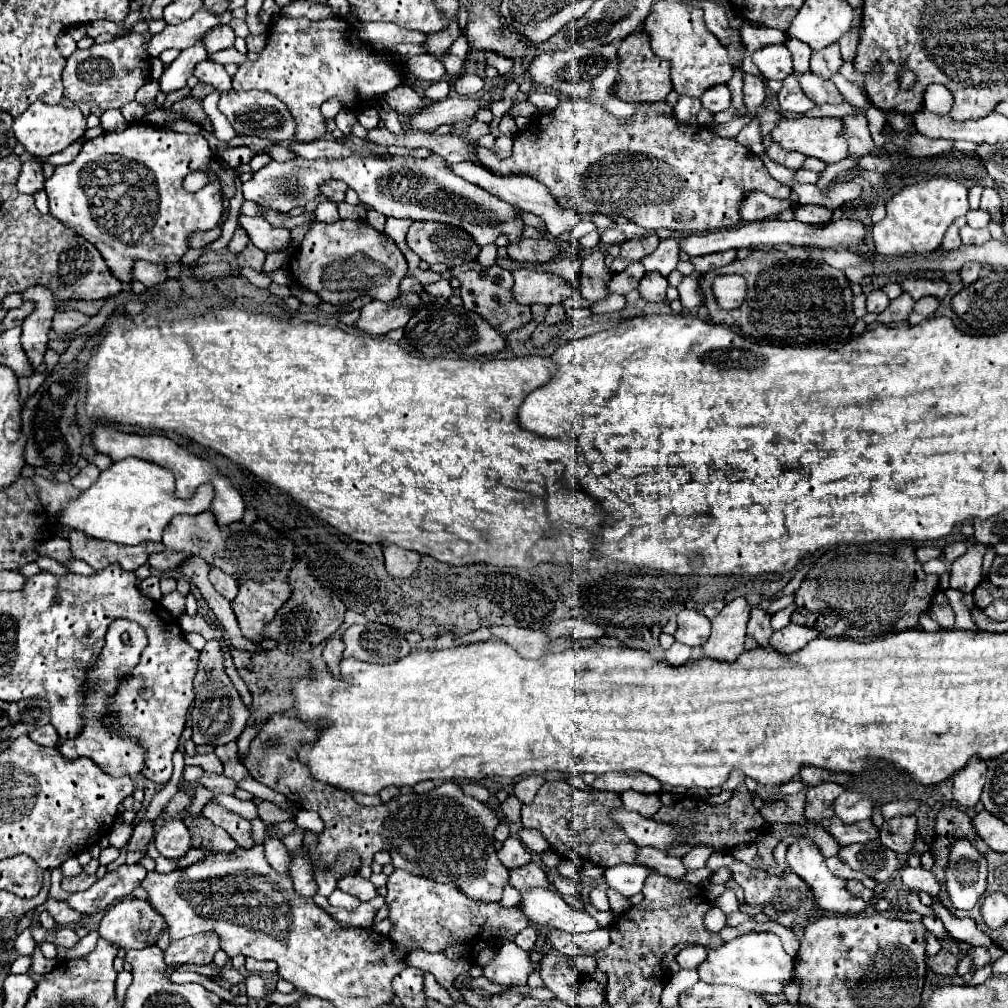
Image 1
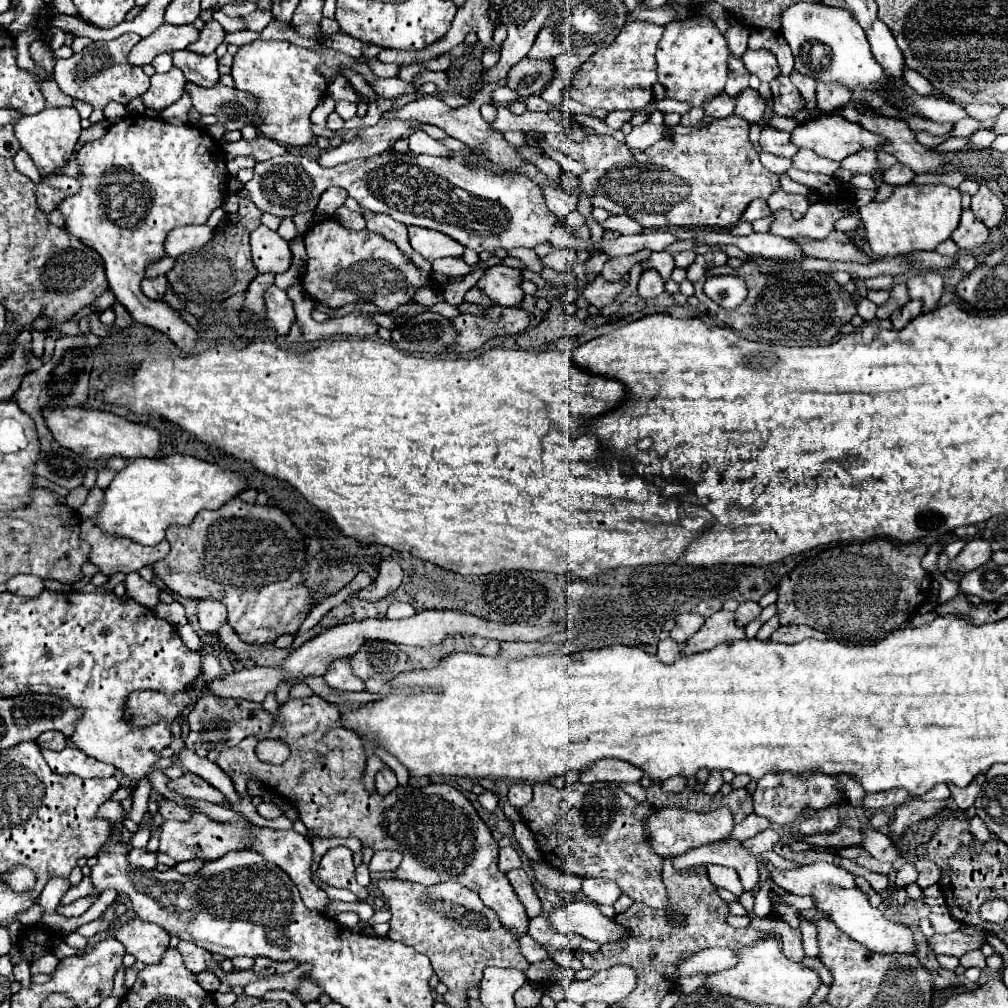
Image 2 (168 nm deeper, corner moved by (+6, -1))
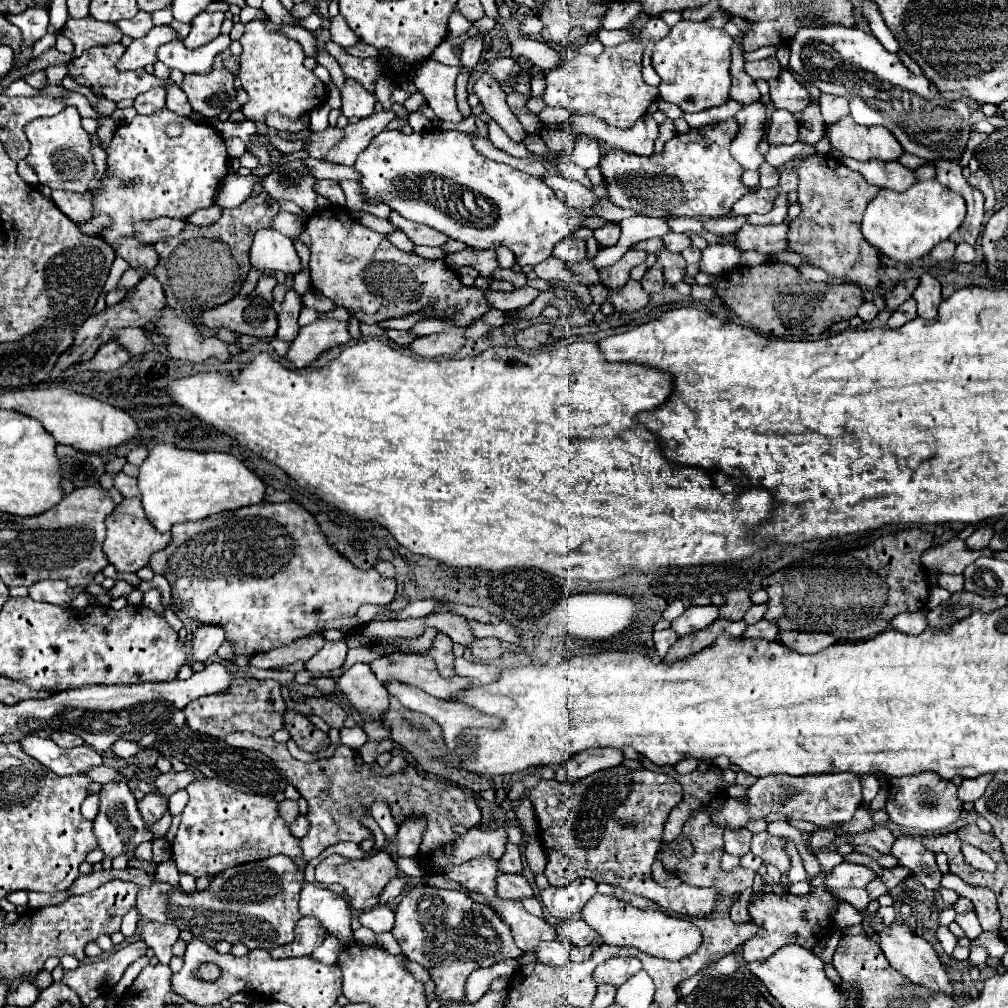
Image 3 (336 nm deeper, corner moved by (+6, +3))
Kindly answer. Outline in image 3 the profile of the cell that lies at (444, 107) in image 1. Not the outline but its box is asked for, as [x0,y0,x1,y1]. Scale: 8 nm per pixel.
[309,128,343,158]

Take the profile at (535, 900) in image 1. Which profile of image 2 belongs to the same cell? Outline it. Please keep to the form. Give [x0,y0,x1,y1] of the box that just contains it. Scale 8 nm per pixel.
[549,900,627,944]

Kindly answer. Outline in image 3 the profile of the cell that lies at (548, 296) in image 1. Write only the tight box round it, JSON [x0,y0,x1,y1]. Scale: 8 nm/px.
[445,248,499,278]

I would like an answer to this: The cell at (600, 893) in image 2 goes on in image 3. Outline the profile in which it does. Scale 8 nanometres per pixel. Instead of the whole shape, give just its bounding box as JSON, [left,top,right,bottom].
[541,878,597,920]

